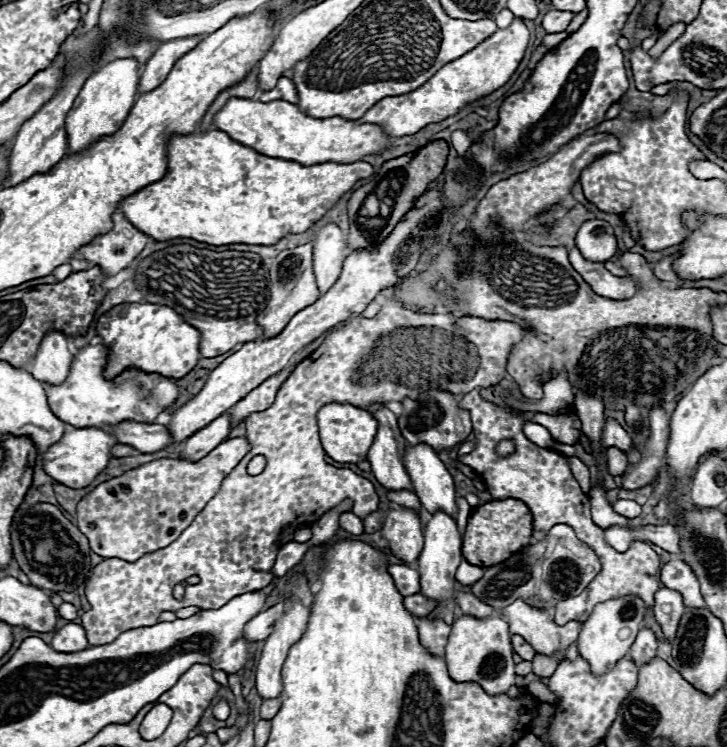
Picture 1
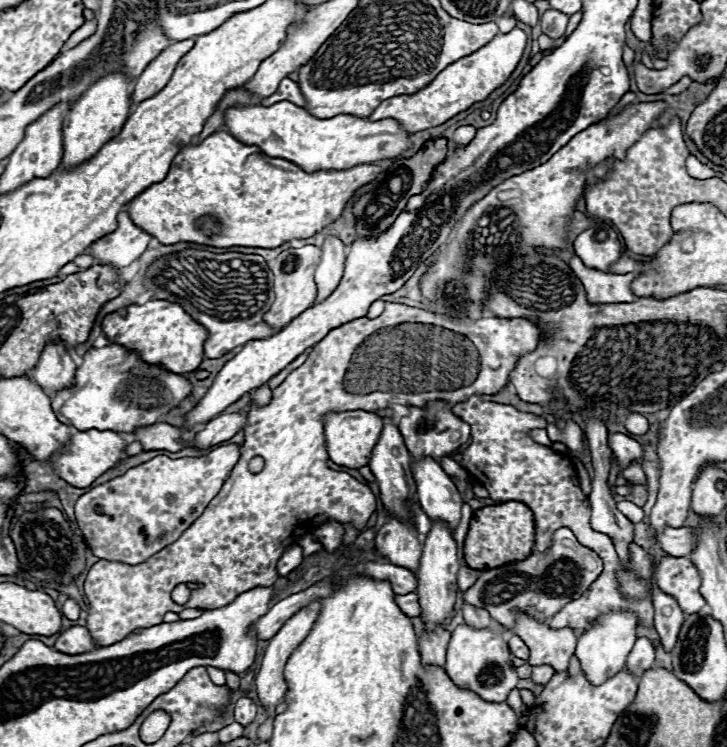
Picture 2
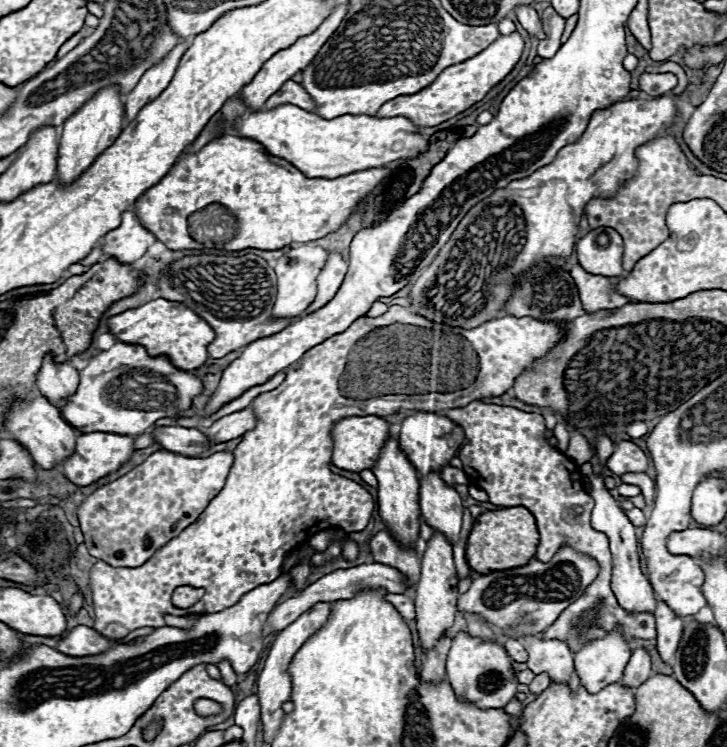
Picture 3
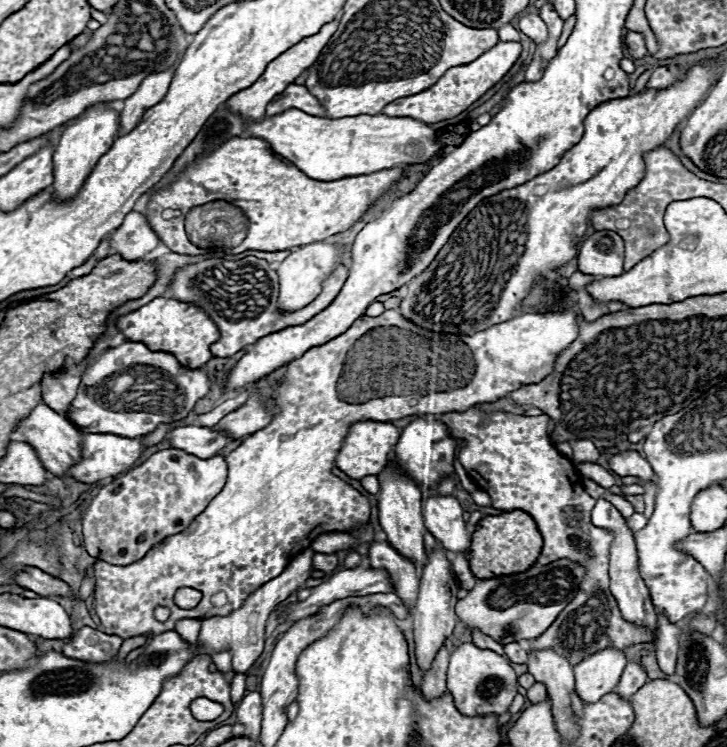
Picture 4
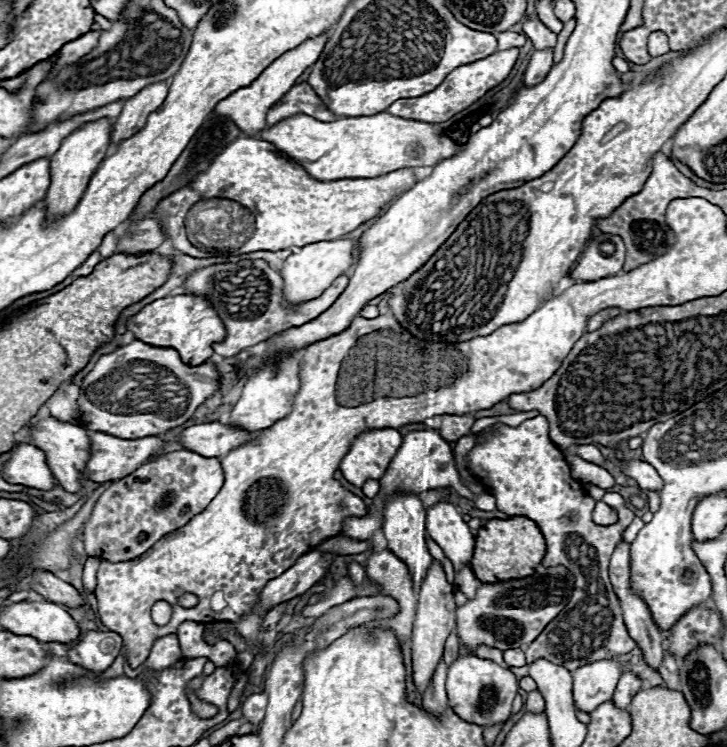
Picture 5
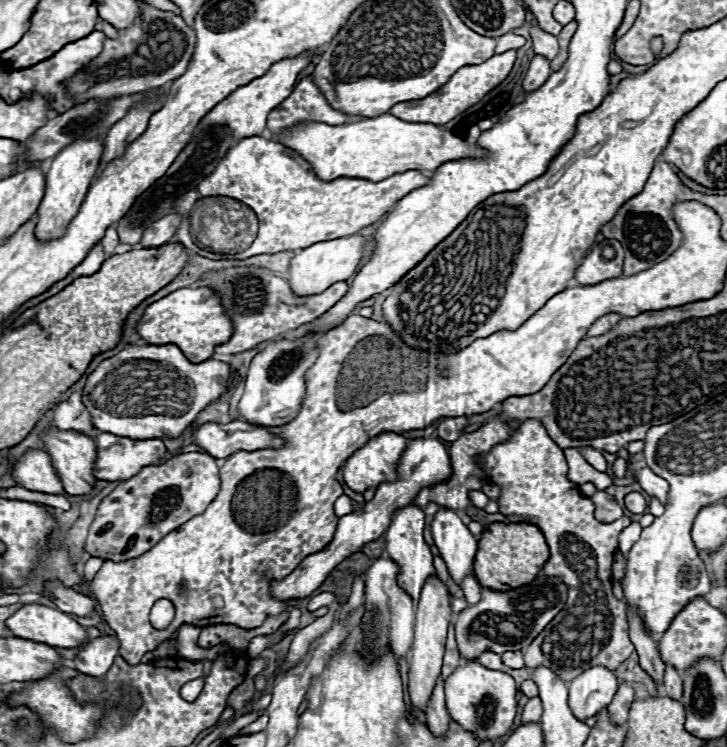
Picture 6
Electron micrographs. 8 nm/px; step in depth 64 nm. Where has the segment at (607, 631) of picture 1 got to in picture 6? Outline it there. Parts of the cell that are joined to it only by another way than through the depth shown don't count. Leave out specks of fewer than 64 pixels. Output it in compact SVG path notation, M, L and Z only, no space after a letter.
M602 666L590 668L574 678L568 686L568 706L578 720L596 716L606 708L616 694L616 676Z

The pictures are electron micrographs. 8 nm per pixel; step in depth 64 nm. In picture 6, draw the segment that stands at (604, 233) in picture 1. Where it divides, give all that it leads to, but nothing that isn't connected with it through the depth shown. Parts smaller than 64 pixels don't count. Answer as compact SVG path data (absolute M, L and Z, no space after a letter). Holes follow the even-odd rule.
M604 240L604 242L596 242L592 246L592 250L588 252L588 256L582 260L580 268L576 270L576 280L582 286L594 286L598 282L610 280L610 278L618 278L622 276L622 260L624 260L624 250L618 242L614 240ZM604 246L612 246L616 256L612 260L606 260L602 256L602 248Z

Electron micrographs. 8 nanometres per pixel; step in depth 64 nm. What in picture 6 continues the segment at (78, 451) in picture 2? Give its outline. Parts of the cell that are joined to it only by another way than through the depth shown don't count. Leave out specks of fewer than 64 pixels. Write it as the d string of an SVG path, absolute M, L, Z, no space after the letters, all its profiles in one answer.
M100 432L94 442L98 448L94 476L108 482L132 478L144 466L160 464L166 456L166 446L158 438L132 440Z

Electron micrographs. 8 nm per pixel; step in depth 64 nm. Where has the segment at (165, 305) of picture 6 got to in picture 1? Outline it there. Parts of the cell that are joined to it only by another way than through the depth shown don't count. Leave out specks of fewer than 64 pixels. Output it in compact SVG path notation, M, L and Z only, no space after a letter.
M120 304L100 316L98 334L110 350L106 378L136 366L144 372L158 372L170 378L186 376L200 360L200 332L190 326L174 308L162 304Z

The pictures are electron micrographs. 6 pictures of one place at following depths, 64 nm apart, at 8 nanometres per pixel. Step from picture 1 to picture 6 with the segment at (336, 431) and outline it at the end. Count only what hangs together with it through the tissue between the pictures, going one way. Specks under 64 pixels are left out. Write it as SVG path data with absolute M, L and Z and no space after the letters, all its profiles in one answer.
M380 434L362 450L356 450L344 464L344 482L356 494L364 494L382 482L396 482L396 464L400 462L408 440L400 434Z

